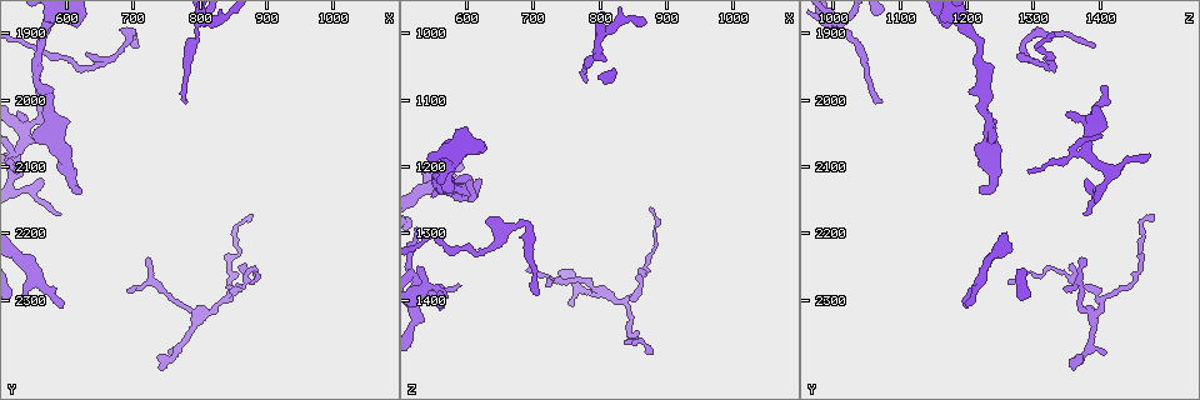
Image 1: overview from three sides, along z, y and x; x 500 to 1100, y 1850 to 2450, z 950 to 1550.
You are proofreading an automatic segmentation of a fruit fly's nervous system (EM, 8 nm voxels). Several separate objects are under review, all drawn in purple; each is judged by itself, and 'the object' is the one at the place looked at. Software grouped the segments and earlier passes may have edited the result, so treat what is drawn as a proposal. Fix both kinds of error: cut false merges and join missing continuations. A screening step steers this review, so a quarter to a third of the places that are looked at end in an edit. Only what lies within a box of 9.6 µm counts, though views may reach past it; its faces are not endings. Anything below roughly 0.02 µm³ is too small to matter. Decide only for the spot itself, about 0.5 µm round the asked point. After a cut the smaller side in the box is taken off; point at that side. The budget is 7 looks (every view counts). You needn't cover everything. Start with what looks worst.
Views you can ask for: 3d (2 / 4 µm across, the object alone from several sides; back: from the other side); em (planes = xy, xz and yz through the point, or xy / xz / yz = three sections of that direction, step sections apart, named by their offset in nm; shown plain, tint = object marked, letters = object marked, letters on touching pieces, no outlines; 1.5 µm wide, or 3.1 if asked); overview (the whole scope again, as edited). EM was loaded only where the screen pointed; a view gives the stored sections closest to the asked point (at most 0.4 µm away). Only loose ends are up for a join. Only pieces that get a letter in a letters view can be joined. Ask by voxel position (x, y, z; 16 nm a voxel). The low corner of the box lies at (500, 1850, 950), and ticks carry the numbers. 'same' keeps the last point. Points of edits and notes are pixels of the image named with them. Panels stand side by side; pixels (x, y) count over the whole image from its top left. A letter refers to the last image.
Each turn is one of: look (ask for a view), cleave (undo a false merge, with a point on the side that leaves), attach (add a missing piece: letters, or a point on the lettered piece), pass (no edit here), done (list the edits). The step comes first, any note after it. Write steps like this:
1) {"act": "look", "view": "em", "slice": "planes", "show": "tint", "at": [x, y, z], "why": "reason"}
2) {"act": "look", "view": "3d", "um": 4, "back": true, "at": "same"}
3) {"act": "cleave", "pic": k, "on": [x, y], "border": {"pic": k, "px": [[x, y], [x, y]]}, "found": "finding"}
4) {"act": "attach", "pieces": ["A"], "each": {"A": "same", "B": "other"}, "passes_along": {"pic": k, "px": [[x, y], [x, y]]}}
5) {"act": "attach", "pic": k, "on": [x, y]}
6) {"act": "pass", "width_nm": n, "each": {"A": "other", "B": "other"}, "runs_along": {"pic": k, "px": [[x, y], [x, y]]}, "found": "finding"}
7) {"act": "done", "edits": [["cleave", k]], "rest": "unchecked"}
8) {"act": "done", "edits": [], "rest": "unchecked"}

{"act": "look", "view": "3d", "um": 2, "at": [595, 2310, 1205]}

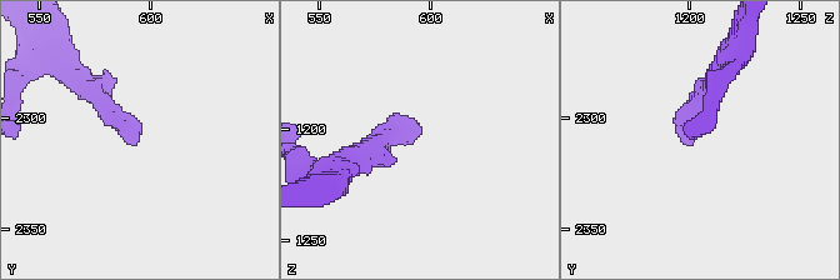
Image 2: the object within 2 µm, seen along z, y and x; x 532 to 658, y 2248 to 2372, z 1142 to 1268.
{"act": "look", "view": "em", "slice": "planes", "show": "letters", "at": [595, 2309, 1201], "why": "now the EM"}

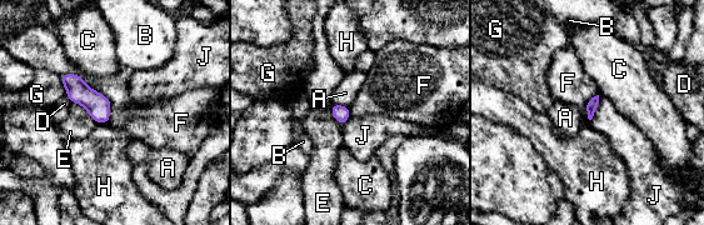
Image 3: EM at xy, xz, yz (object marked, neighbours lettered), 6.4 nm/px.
{"act": "pass", "each": {"A": "other", "B": "other", "C": "other", "D": "other", "E": "other", "F": "other", "G": "other", "H": "other", "J": "other"}, "border": {"pic": 3, "px": [[599, 95], [597, 110], [590, 120]]}, "found": "no lettered piece goes on from it"}

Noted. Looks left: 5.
{"act": "look", "view": "em", "slice": "planes", "show": "letters", "at": [620, 2140, 1215], "why": "an open end"}

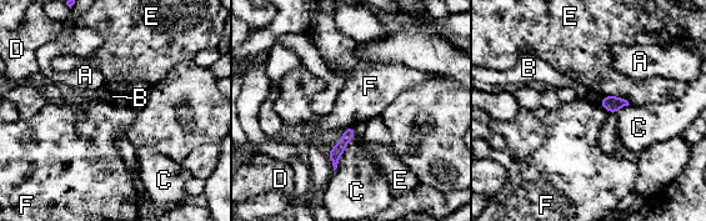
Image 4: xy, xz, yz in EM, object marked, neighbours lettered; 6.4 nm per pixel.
{"act": "pass", "each": {"A": "other", "B": "other", "C": "other", "D": "other", "E": "other", "F": "other"}, "border": {"pic": 4, "px": [[352, 125], [344, 130]]}, "found": "none of them fits"}

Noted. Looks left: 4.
{"act": "look", "view": "3d", "um": 4, "at": [705, 1920, 1390]}

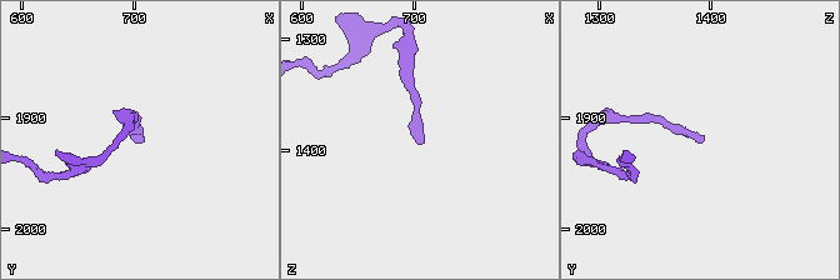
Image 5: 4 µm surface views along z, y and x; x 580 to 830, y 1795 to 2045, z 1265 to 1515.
{"act": "look", "view": "em", "slice": "planes", "show": "plain", "at": [706, 1922, 1392]}

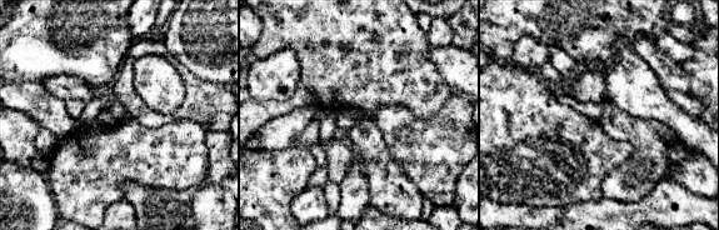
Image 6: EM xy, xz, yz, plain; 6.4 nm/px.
{"act": "look", "view": "em", "slice": "planes", "show": "letters", "at": "same", "why": "what lies round it"}

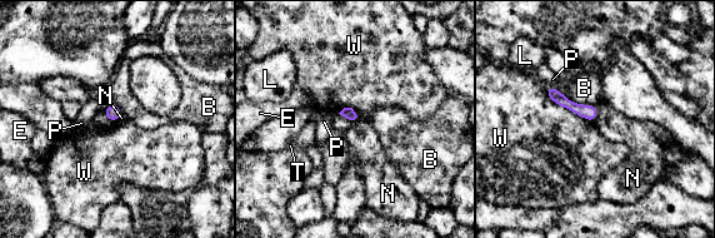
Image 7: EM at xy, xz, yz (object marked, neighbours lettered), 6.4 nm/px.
{"act": "pass", "each": {"B": "other", "E": "other", "L": "other", "N": "other", "P": "other", "T": "other", "W": "other"}, "runs_along": {"pic": 7, "px": [[549, 90], [593, 117]]}, "found": "no lettered piece goes on from it"}

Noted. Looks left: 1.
{"act": "done", "edits": [], "rest": "unchecked"}

